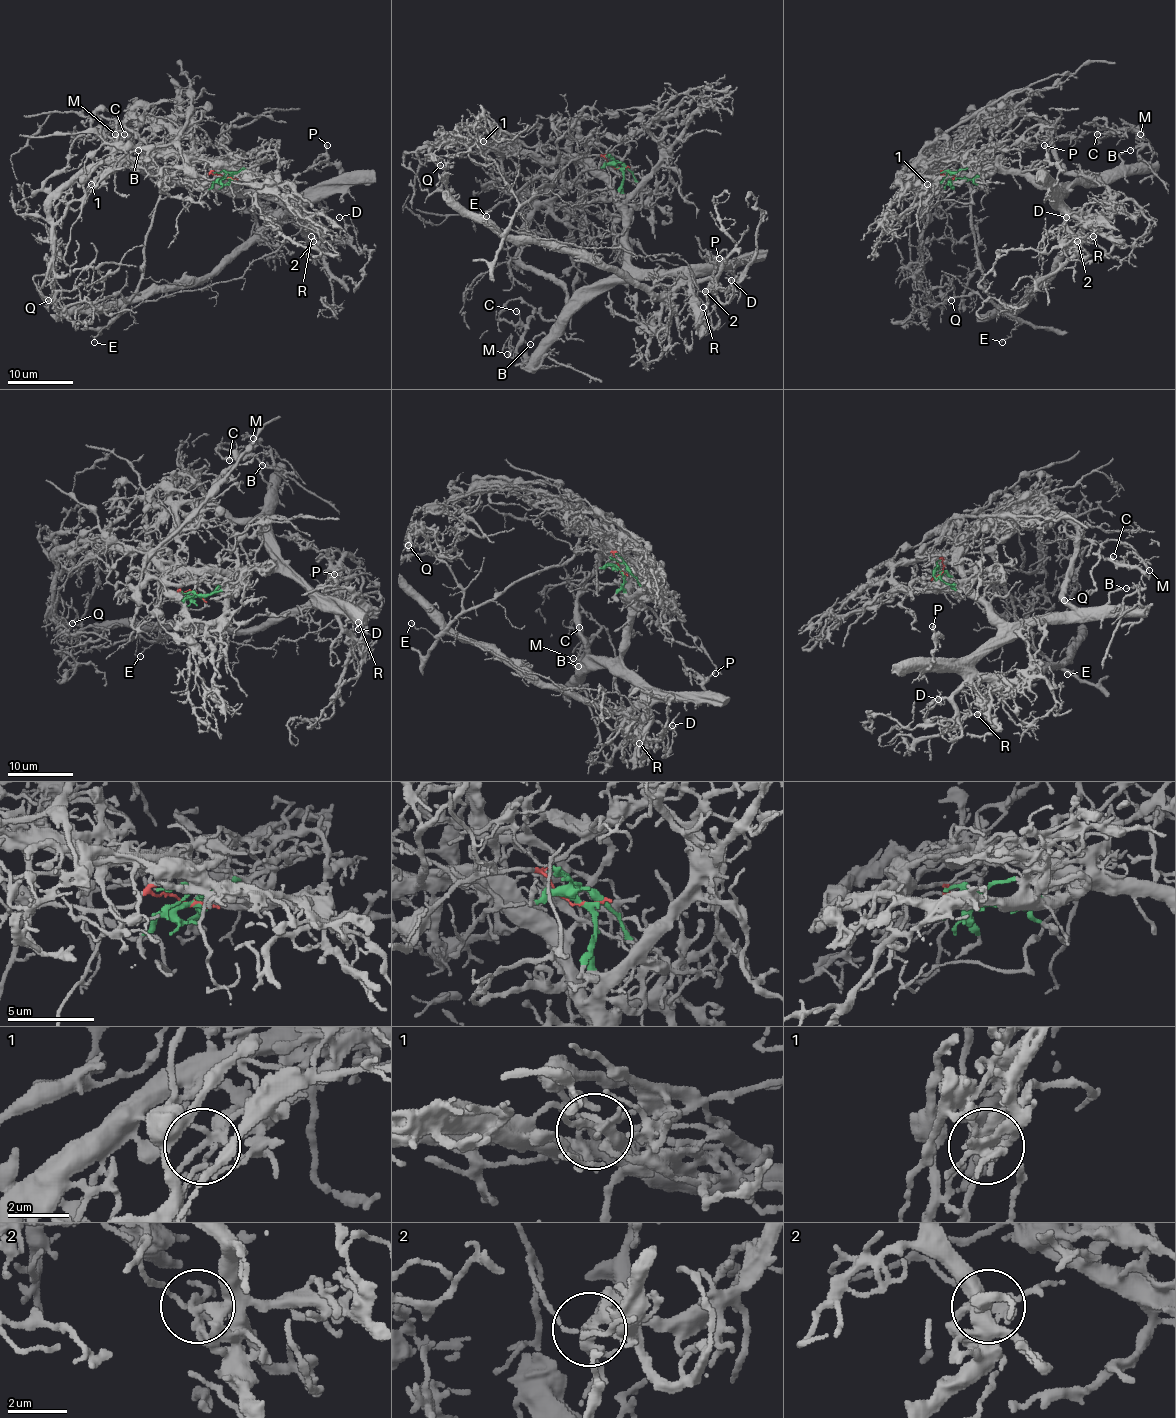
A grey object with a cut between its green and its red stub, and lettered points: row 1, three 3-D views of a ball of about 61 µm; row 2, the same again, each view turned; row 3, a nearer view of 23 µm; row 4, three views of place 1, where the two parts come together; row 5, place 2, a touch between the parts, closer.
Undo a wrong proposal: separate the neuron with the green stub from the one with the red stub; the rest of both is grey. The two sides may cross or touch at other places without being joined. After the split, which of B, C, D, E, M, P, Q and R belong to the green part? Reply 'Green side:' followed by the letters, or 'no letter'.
Green side: B, C, D, M, P, Q, R

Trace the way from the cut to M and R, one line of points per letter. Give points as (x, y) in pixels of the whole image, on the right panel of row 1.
M: (954, 177), (1018, 172), (1029, 181), (1102, 184), (1120, 179), (1138, 162), (1143, 146), (1139, 135)
R: (954, 177), (993, 172), (1039, 177), (1056, 192), (1074, 241), (1093, 236)

